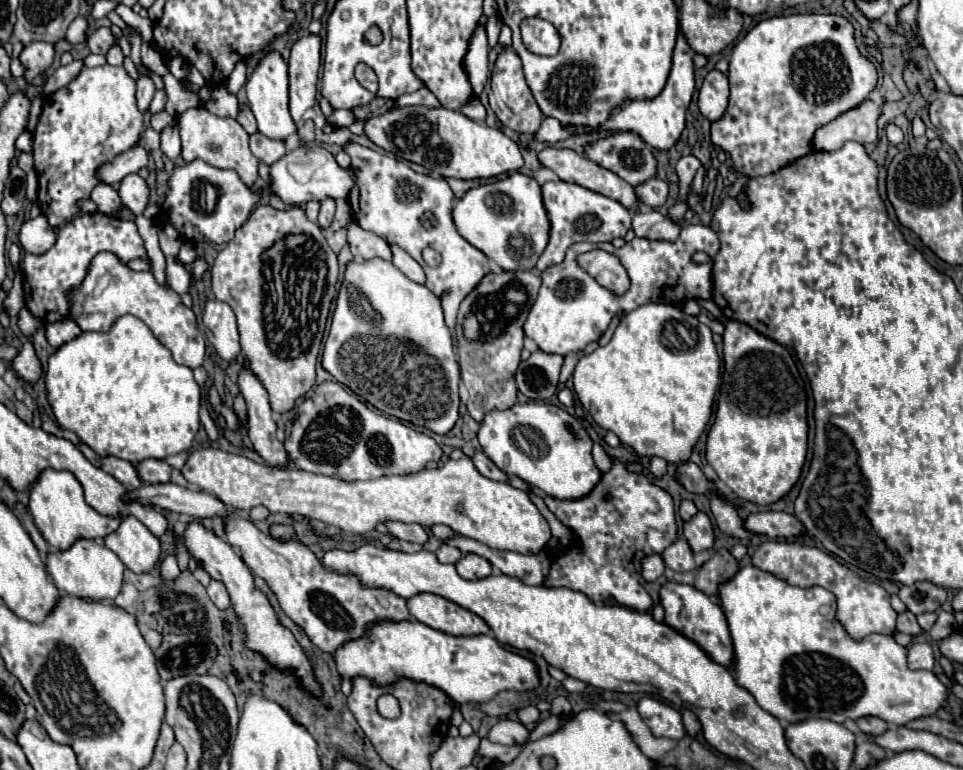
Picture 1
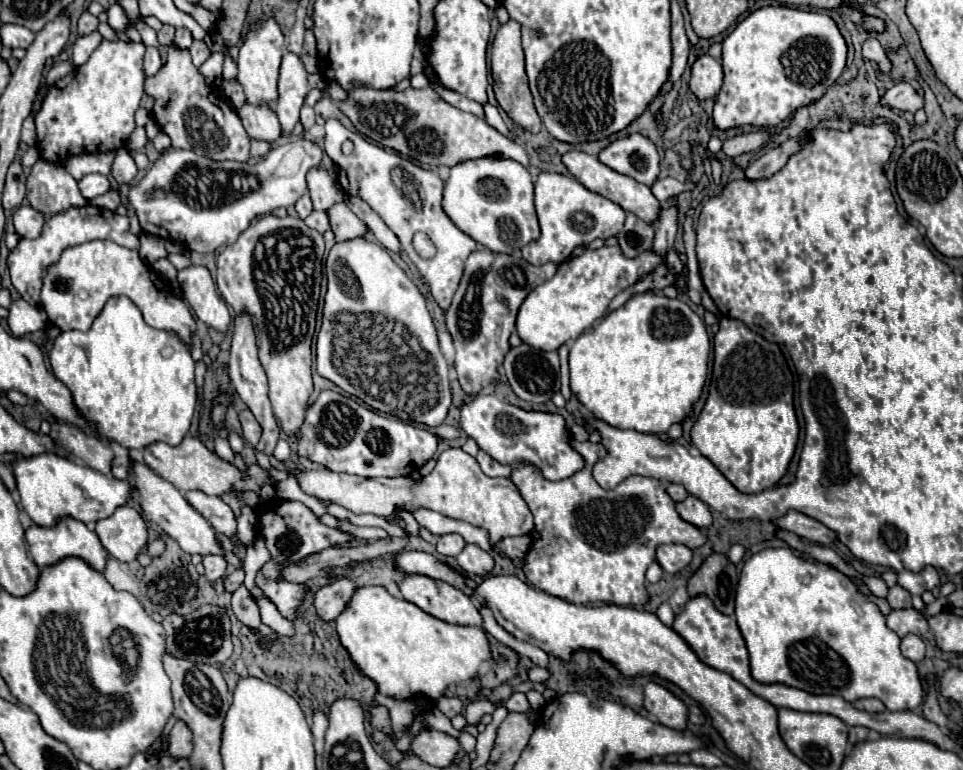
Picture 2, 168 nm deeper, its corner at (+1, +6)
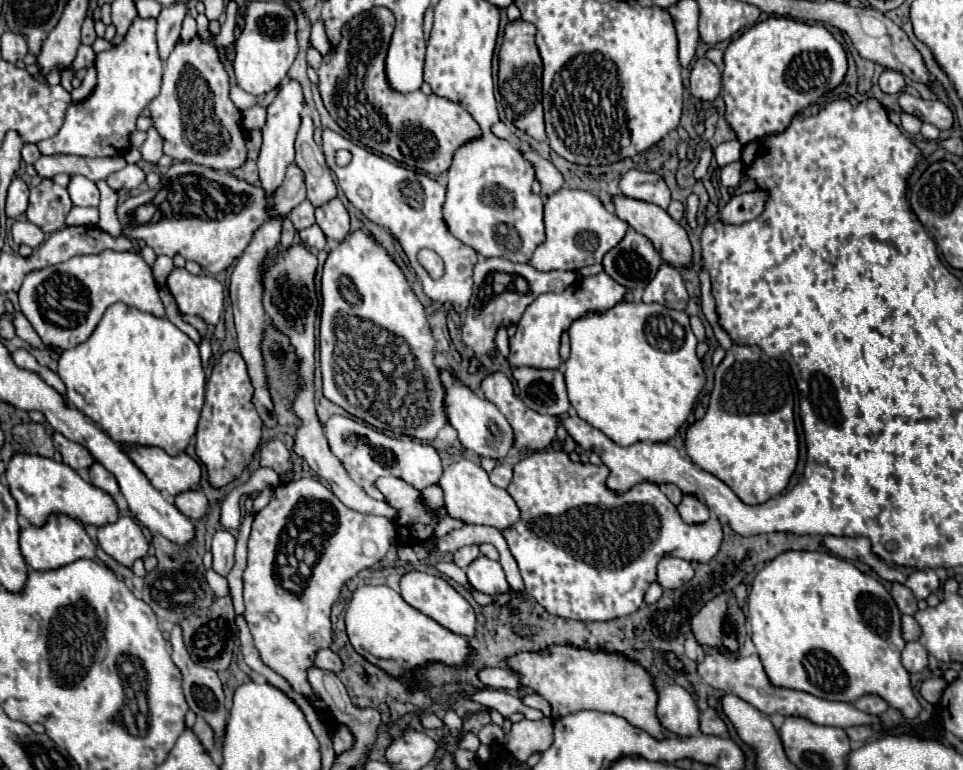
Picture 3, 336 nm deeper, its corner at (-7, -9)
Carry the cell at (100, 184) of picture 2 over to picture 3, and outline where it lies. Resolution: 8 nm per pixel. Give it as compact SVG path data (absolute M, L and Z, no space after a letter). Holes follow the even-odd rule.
M73 175L67 189L69 189L69 195L73 199L73 205L99 207L99 189L91 179L87 179L83 175Z

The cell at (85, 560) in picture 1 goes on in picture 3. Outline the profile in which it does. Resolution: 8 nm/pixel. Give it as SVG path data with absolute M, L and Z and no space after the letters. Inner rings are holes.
M51 515L43 527L29 527L21 529L21 553L27 561L27 565L35 571L51 571L65 567L77 559L95 559L95 543L85 533L83 525L67 515Z

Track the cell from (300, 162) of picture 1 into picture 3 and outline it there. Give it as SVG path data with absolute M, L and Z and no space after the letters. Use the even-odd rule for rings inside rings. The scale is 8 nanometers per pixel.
M189 161L173 163L163 175L155 189L149 189L137 197L129 197L119 205L119 219L123 235L129 239L145 241L157 255L175 257L181 255L187 261L199 263L207 273L221 273L231 263L235 263L245 247L251 243L255 231L269 219L285 219L289 213L307 199L305 173L293 163L287 175L273 193L267 193L261 185L237 179L231 173L213 171ZM155 203L155 217L139 225L135 221L135 211L139 205Z

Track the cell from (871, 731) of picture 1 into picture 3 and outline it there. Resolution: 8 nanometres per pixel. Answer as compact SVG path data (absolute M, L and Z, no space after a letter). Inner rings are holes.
M867 695L867 697L861 697L857 703L853 703L859 711L865 711L869 715L881 715L887 711L887 703L881 699L881 697L875 697L875 695Z

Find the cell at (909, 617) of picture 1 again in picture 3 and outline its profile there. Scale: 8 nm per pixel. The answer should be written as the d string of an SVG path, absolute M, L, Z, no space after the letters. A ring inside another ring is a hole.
M893 583L891 597L895 599L895 603L897 603L901 613L905 613L905 615L915 615L917 613L917 599L915 599L915 595L905 585Z

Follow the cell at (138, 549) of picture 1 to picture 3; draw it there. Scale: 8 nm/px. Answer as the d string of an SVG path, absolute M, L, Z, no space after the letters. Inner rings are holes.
M119 517L115 523L99 527L99 547L125 567L133 567L149 551L149 543L141 527L131 517Z

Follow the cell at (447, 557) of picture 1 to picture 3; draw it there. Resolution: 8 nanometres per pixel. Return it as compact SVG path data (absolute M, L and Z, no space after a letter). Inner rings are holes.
M469 545L469 547L461 547L459 551L455 551L453 555L453 561L461 567L461 569L467 569L467 565L471 561L475 561L479 557L479 547L477 545Z

